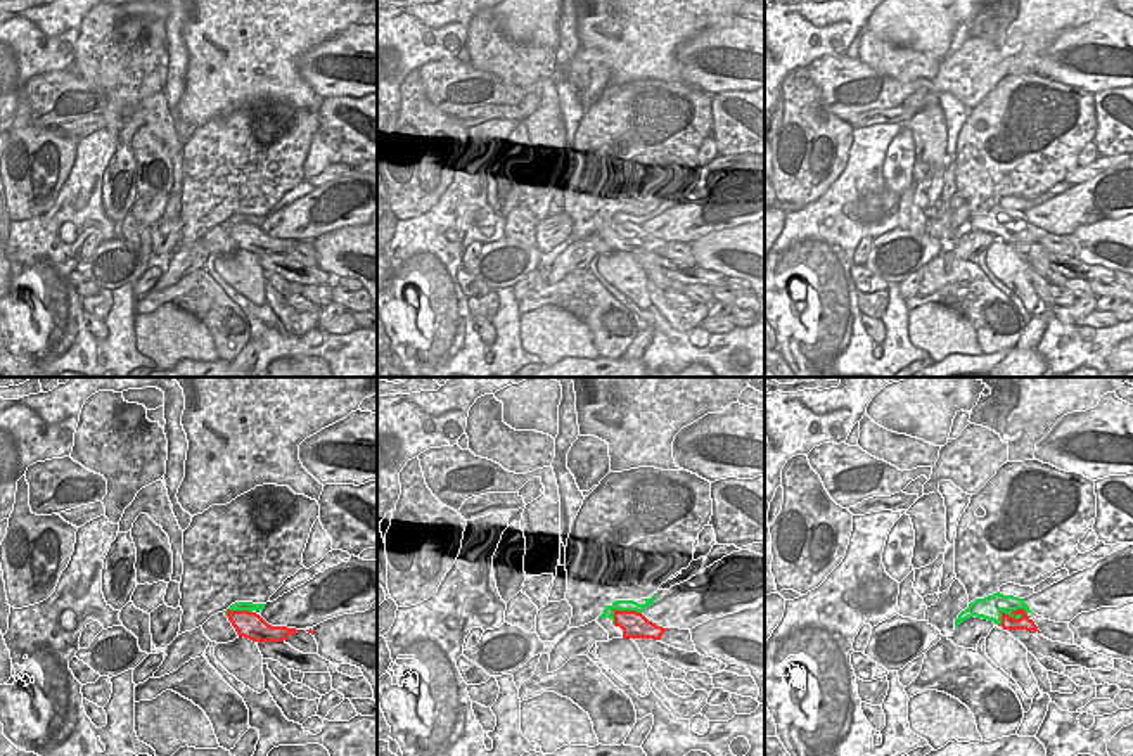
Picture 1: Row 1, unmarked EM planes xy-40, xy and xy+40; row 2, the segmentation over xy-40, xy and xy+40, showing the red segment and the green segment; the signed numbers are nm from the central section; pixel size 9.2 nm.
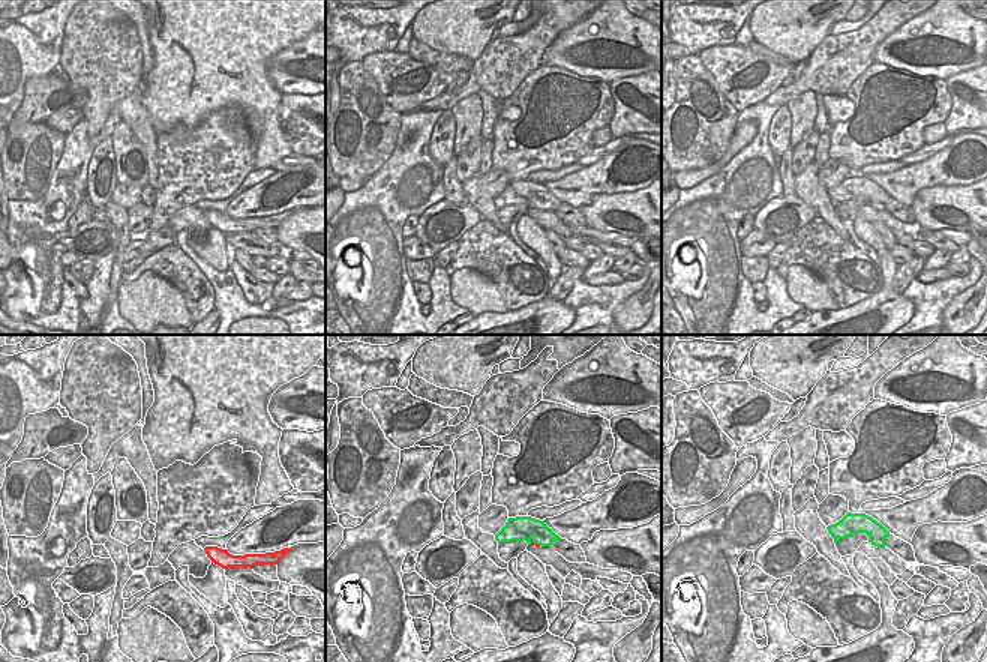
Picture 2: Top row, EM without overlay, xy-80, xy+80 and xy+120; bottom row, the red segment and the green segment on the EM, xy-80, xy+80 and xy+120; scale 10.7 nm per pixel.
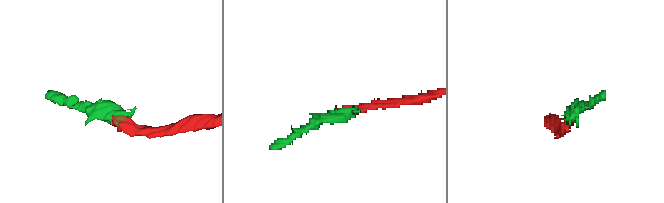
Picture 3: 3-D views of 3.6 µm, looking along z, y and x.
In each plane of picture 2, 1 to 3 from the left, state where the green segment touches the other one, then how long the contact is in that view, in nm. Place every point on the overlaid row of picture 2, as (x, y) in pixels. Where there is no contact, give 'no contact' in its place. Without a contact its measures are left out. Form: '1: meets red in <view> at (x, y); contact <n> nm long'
1: no contact
2: meets red in xy+80 at (536, 544); contact 180 nm long
3: no contact

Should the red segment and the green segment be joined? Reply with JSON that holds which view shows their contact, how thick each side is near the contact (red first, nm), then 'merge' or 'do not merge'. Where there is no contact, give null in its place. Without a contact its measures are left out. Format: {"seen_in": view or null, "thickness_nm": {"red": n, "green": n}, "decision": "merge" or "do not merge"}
{"seen_in": "xy+40", "thickness_nm": {"red": 130, "green": 240}, "decision": "merge"}

